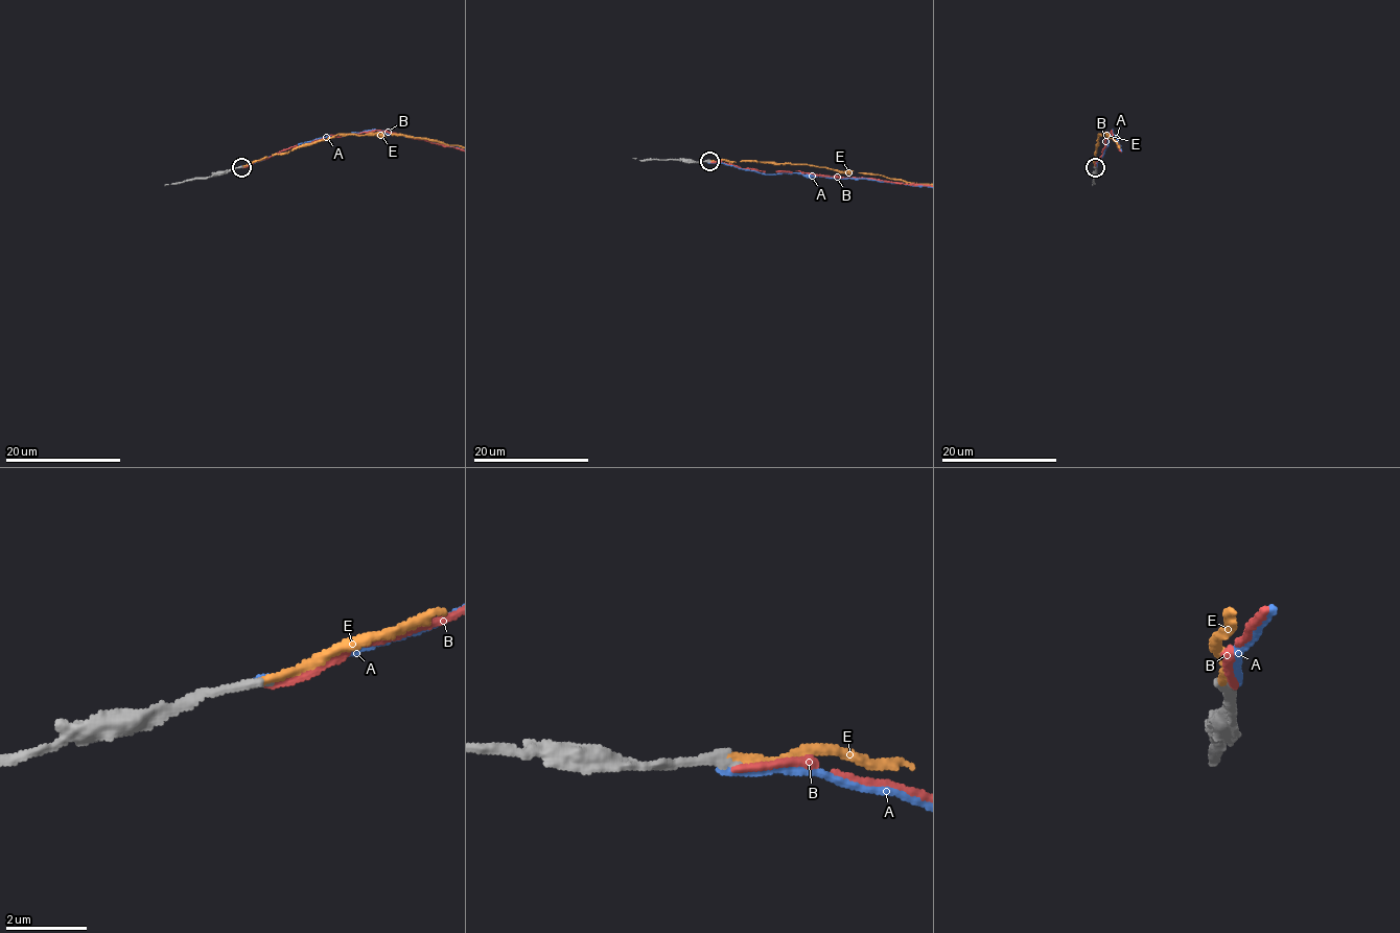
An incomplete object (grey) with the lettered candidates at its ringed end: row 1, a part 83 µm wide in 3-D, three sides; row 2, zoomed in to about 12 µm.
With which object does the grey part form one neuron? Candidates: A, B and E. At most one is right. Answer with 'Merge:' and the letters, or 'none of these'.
Merge: E

